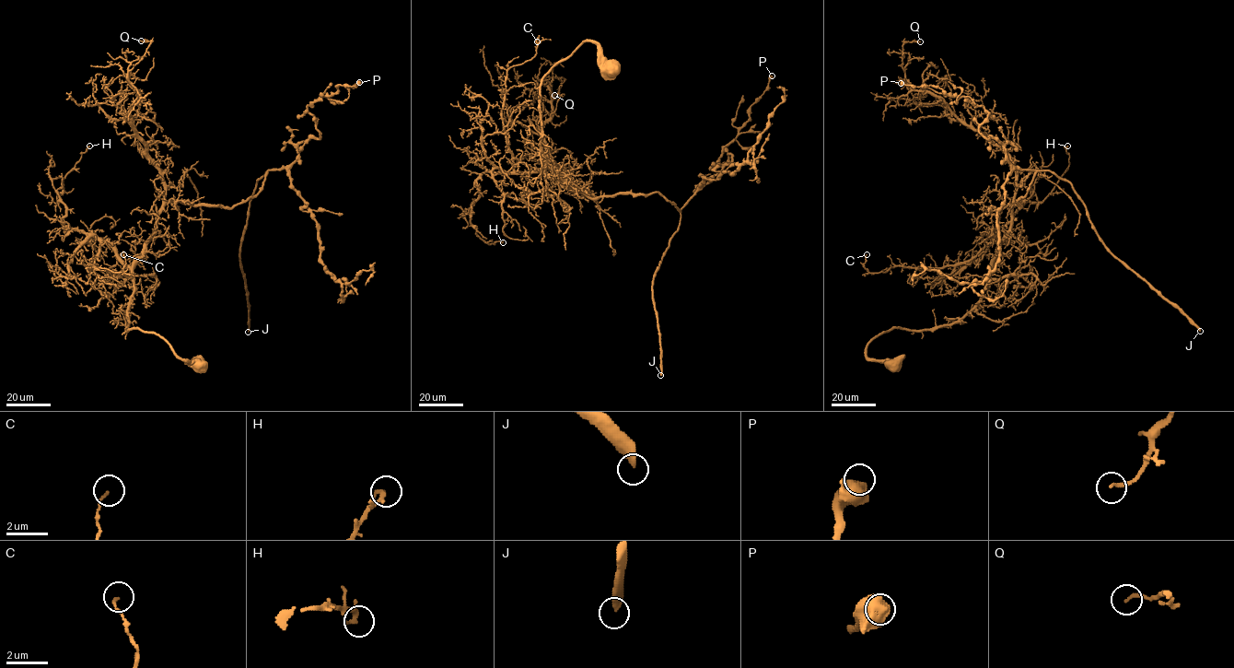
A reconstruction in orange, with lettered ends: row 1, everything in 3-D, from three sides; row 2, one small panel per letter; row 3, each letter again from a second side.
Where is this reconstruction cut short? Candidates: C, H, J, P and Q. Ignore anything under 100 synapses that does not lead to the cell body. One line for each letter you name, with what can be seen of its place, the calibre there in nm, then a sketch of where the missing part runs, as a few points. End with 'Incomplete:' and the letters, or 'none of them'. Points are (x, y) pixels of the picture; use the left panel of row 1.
J: at (248, 332); 360 nm thick
Incomplete: J

